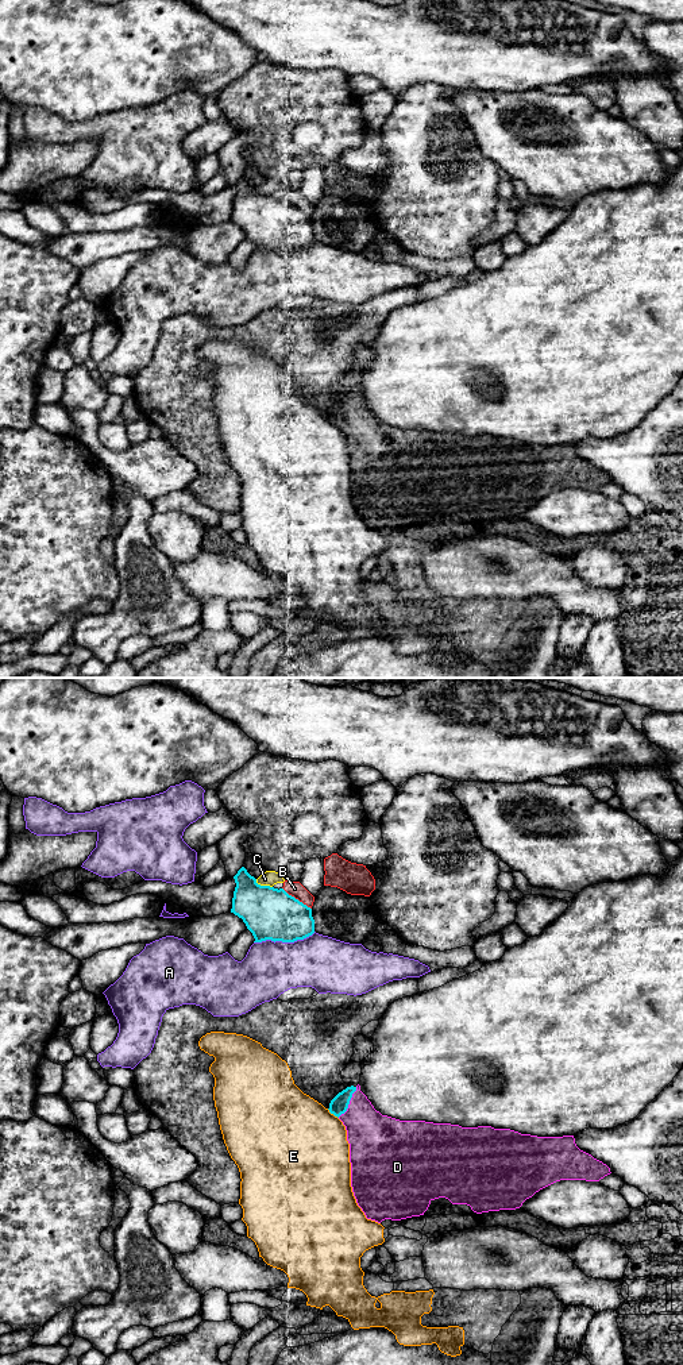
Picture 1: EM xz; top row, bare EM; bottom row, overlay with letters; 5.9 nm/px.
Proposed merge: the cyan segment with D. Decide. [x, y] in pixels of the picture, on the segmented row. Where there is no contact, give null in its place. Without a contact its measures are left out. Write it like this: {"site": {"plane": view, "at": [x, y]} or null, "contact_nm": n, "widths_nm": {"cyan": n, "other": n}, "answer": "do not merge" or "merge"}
{"site": {"plane": "xz", "at": [348, 1103]}, "contact_nm": 220, "widths_nm": {"cyan": 110, "other": 300}, "answer": "merge"}

